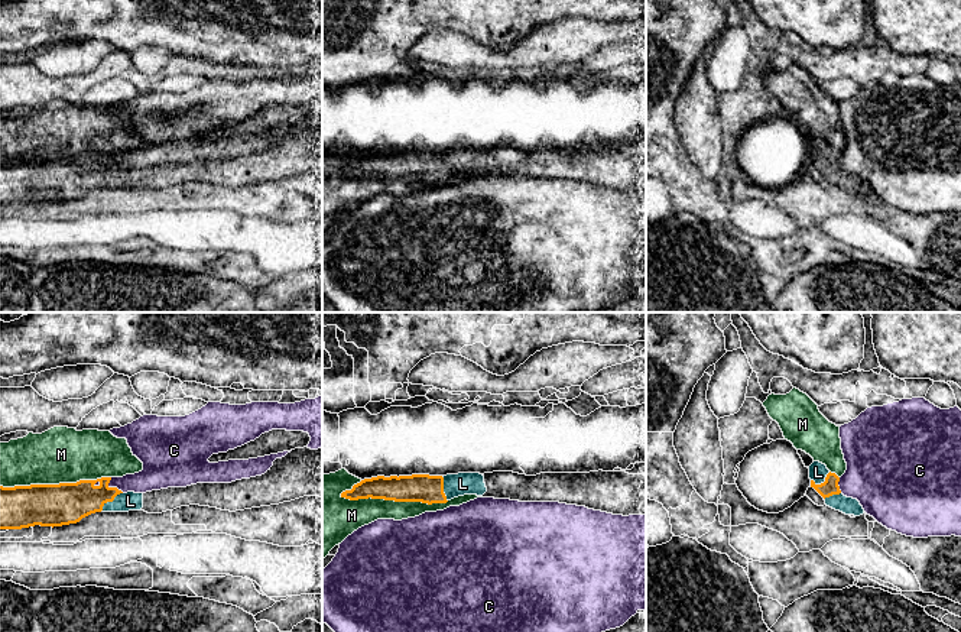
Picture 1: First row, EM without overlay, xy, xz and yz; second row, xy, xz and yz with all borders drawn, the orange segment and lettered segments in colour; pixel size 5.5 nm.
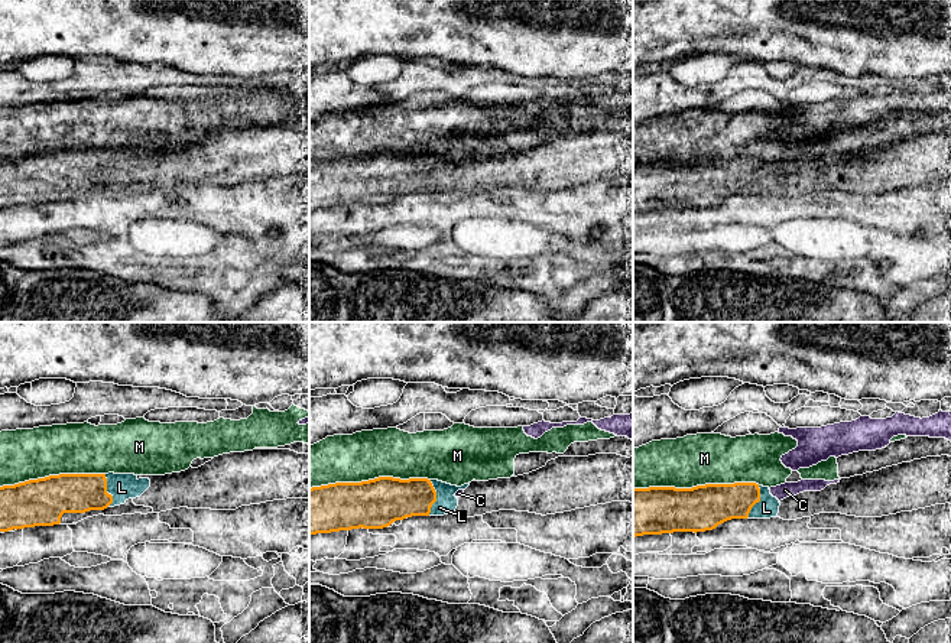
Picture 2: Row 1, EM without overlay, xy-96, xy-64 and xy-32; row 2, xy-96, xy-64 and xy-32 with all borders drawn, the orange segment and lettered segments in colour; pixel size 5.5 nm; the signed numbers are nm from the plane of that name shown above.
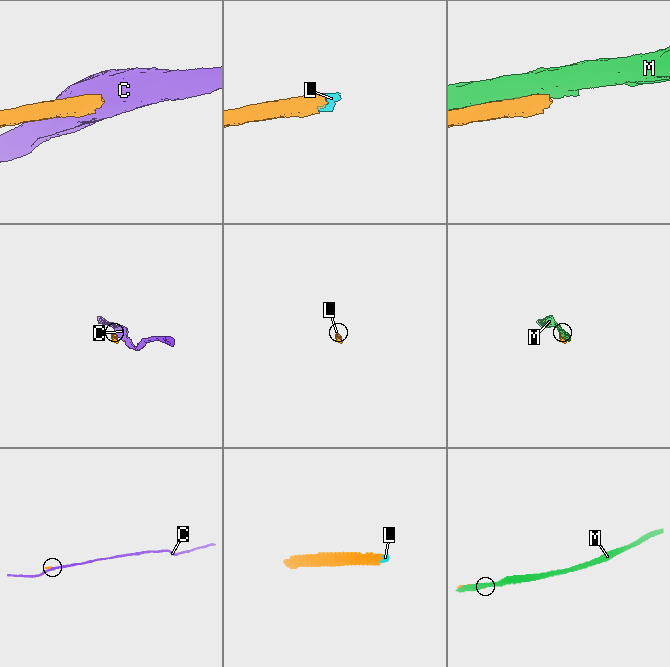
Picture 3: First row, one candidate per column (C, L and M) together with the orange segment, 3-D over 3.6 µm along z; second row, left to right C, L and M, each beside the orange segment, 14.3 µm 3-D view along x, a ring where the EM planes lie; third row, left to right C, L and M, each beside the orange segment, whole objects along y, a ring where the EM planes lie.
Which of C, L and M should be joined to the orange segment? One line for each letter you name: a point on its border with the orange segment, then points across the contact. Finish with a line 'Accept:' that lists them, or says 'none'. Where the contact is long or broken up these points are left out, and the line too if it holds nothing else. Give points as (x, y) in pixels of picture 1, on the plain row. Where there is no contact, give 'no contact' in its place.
L: xy (110, 177) | across xy (65, 180), (74, 177), (110, 177), (130, 177)
Accept: L

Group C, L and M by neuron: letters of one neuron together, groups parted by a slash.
C / L / M

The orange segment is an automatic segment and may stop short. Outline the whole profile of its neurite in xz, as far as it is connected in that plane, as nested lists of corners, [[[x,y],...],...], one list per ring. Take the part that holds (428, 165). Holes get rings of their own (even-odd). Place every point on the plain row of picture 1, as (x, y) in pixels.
[[[623,146],[536,152],[513,148],[377,152],[354,161],[351,166],[342,168],[341,174],[432,181],[464,171],[519,178],[559,178],[623,192],[646,191],[646,152]]]

